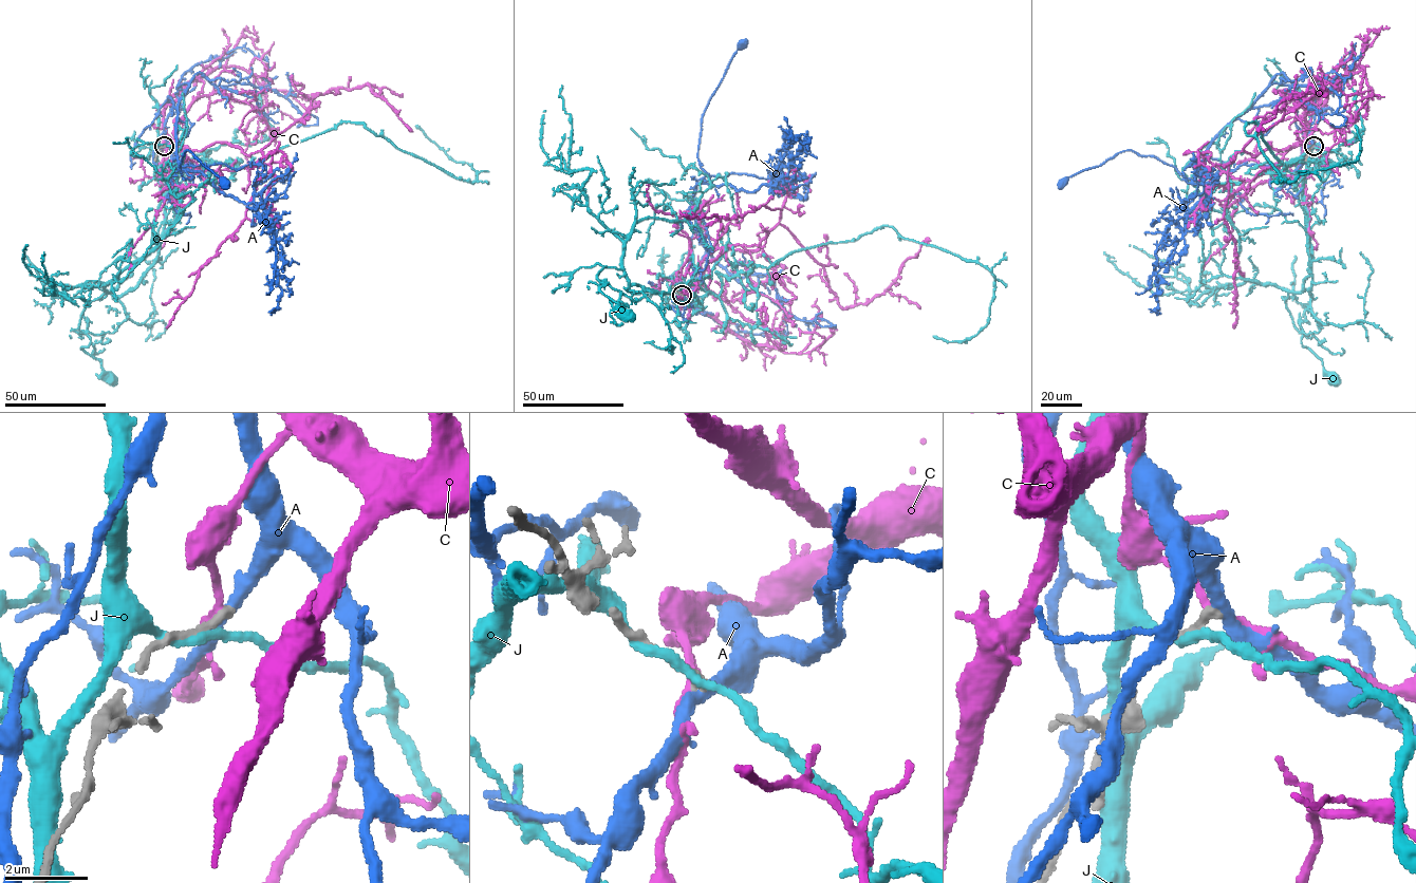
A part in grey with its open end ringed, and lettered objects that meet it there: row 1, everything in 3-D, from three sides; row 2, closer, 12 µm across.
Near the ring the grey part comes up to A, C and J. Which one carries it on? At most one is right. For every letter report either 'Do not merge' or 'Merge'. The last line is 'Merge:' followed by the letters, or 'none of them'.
A: Do not merge
C: Do not merge
J: Do not merge
Merge: none of them

